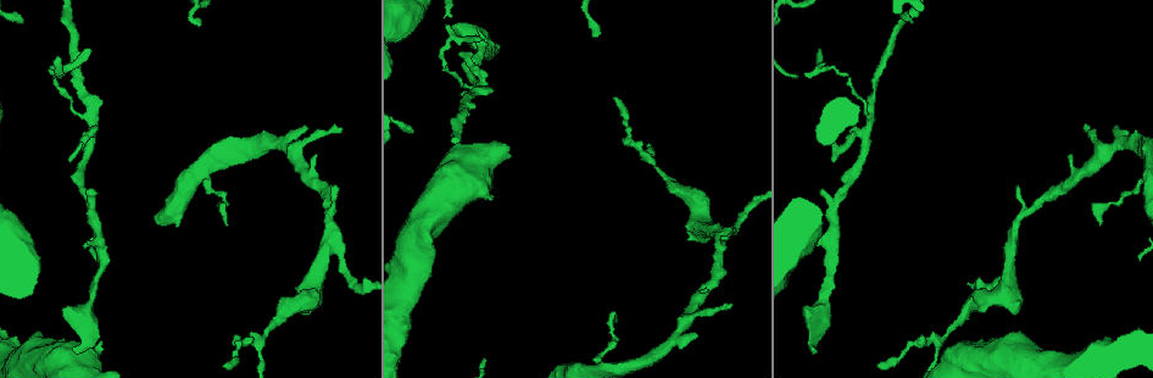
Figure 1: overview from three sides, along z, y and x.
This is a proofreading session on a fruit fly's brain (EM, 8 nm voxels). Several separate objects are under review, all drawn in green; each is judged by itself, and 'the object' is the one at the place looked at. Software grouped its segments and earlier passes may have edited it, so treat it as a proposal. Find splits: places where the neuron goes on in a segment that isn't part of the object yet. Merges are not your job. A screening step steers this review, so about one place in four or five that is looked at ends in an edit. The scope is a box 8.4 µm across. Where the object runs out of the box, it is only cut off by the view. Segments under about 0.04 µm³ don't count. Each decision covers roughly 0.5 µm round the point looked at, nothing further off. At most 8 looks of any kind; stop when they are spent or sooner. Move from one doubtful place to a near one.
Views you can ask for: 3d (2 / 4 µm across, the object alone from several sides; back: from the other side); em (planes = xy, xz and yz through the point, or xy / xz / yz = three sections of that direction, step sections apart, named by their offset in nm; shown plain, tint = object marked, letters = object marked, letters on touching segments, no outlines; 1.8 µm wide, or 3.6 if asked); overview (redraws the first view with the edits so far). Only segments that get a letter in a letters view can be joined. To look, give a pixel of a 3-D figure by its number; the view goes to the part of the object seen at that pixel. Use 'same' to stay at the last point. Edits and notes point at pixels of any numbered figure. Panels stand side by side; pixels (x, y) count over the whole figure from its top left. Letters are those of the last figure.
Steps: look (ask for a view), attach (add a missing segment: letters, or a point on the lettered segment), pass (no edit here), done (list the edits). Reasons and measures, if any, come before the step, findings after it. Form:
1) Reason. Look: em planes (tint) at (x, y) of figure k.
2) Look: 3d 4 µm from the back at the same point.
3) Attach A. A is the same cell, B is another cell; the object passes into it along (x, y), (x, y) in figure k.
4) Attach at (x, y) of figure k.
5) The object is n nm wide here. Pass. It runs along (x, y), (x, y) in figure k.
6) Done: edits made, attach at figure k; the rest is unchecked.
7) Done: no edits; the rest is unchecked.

An open end. Look: em yz step 16 (letters) at (1116, 127) of figure 1.

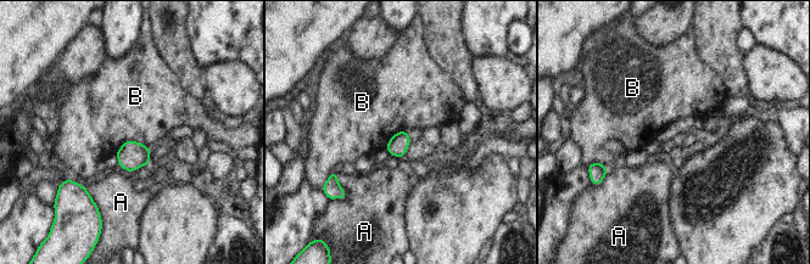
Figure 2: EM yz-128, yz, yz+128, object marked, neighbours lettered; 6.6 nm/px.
Cut it another way. Look: em xy step 8 (letters) at the same point.

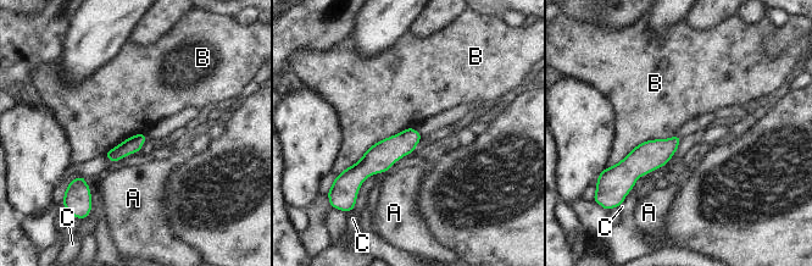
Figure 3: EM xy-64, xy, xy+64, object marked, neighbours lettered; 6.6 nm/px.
The longest contact is with B, 550 nm. Pass. A, B and C are other cells; none of them fits.

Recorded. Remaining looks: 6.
Thin end. Look: em xy step 4 (tint) at (616, 320) of figure 1.

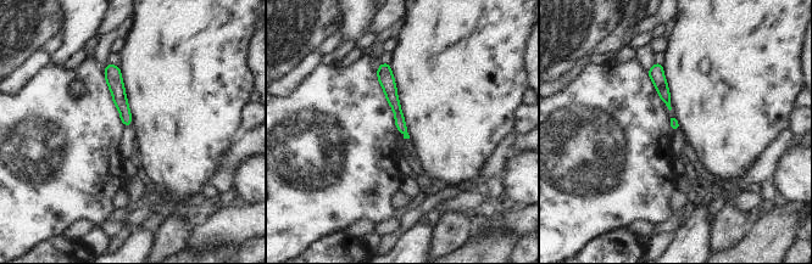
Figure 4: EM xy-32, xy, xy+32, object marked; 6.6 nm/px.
Cut it another way. Look: em planes (letters) at the same point.

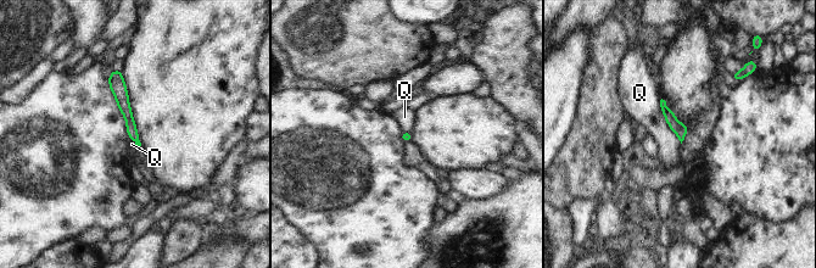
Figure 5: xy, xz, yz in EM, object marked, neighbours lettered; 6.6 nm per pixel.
Pass. Q is another cell; none of them fits.

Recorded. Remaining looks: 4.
Tapers out. Look: 3d 2 µm at (87, 241) of figure 1.

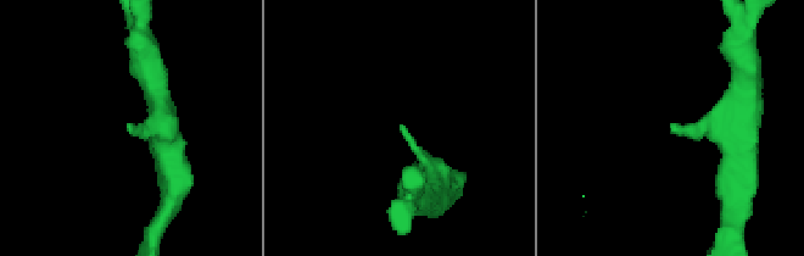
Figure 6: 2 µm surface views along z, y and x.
Need the tissue. Look: em planes (letters) at (401, 129) of figure 6.

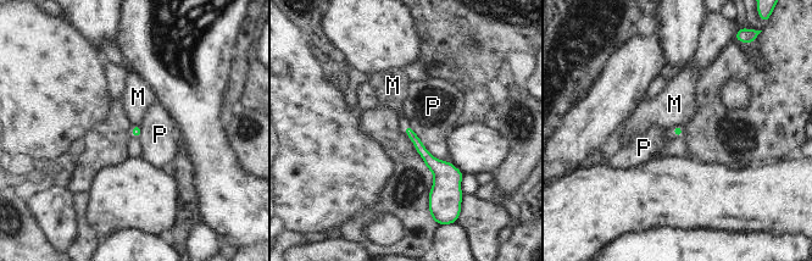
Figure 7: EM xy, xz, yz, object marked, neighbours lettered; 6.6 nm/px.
Pass. M and P are other cells; a border runs along (134, 125), (139, 126) in figure 7; no lettered segment goes on from it.

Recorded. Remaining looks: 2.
Done: no edits; the rest is unchecked.

